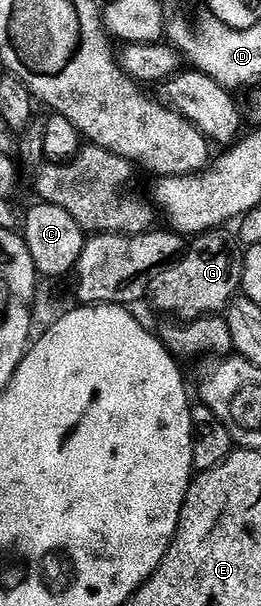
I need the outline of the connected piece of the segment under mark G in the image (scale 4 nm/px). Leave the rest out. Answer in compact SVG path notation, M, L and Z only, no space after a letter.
M229 229L208 231L196 236L172 267L168 267L151 288L151 300L165 317L177 321L221 315L238 298L245 268L245 251L238 236Z

